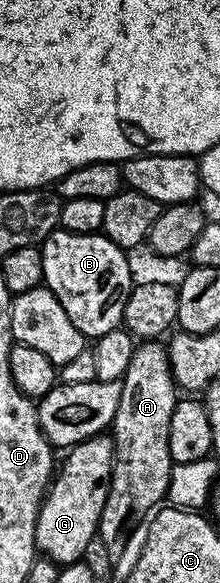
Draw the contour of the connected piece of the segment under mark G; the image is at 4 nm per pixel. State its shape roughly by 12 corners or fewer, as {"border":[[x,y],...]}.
{"border":[[106,433],[69,448],[34,526],[59,565],[95,542],[114,468]]}

